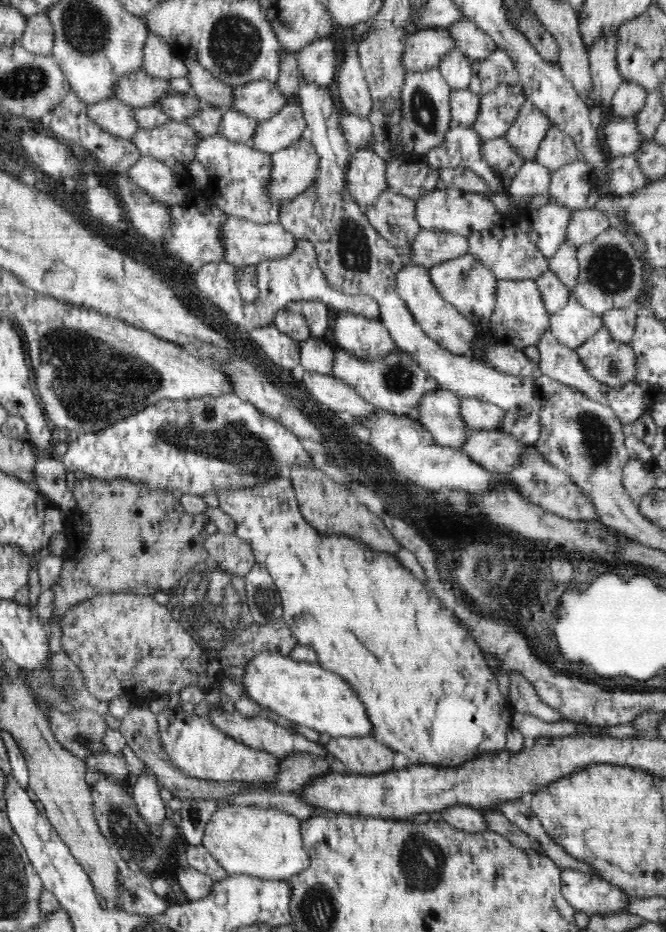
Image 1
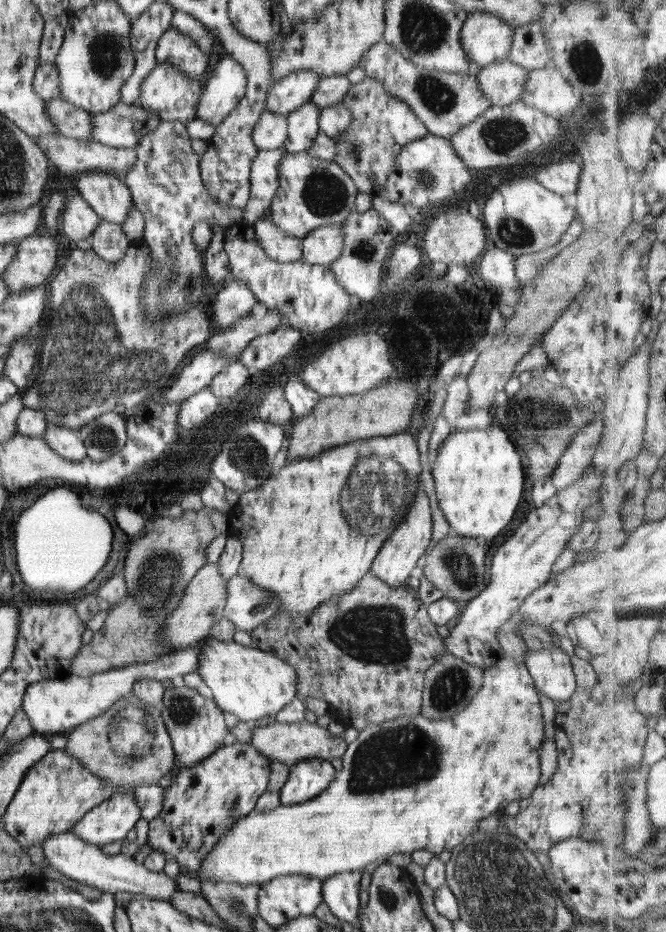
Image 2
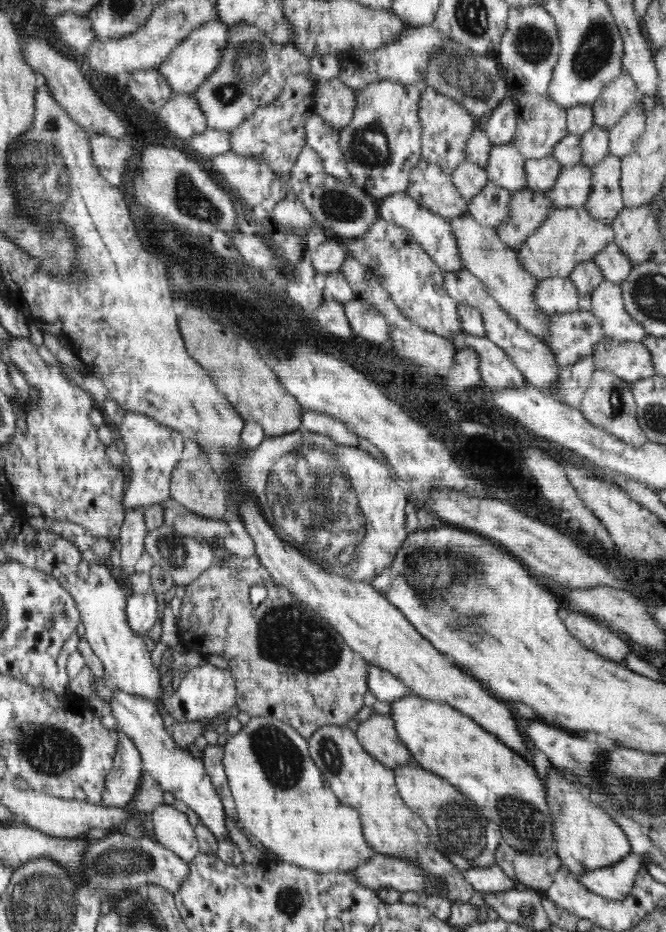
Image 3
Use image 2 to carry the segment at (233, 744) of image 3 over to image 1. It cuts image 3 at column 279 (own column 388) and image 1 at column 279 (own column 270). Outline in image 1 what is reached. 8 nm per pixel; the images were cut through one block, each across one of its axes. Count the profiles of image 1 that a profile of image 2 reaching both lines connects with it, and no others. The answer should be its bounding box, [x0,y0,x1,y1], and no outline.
[201,805,310,881]

